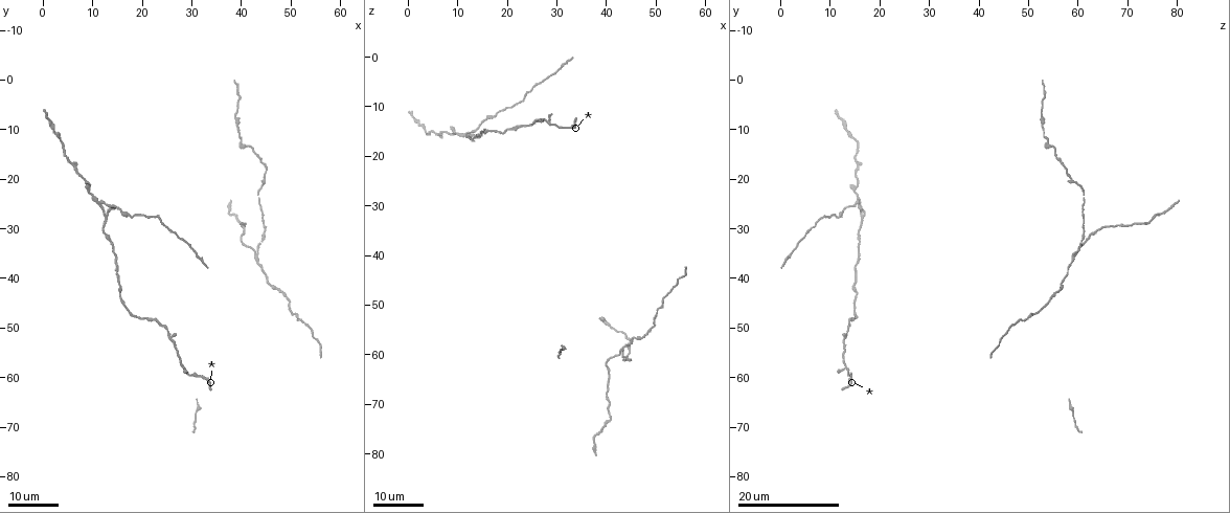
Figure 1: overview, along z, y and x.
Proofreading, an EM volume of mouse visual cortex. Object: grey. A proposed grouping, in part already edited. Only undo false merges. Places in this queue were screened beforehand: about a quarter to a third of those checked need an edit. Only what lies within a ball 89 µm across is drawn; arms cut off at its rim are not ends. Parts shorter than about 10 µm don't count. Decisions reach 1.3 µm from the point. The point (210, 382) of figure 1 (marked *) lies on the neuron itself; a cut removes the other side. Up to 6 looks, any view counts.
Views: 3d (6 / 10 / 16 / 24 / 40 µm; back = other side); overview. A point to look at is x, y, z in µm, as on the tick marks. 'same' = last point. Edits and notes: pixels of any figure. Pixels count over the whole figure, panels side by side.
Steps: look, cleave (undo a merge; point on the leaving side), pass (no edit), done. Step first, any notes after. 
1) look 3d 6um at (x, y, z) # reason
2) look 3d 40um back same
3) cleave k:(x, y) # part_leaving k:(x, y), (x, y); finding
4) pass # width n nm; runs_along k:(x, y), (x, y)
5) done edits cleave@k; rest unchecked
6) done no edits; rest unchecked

look 3d 24um at (11.0, 24.5, 15.5) # three-way junction

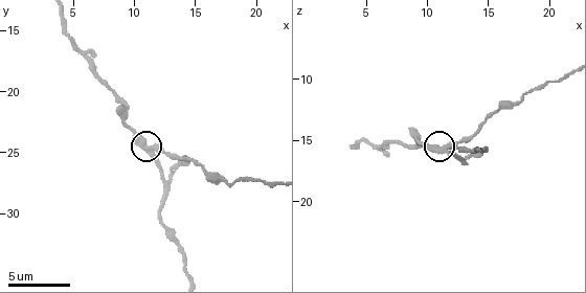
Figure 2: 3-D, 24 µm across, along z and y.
look 3d 6um at (11.4, 24.6, 15.4)

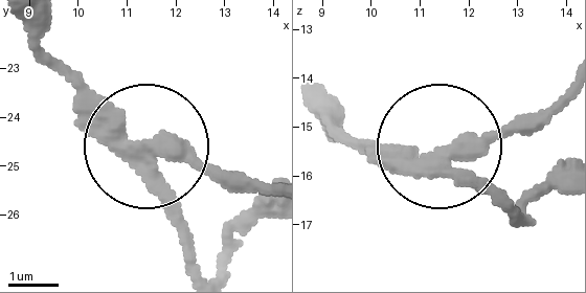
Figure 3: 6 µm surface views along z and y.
cleave 3:(205, 173) # side_arm 25 um; arms 3; two neurons meet here

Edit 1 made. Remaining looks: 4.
look overview

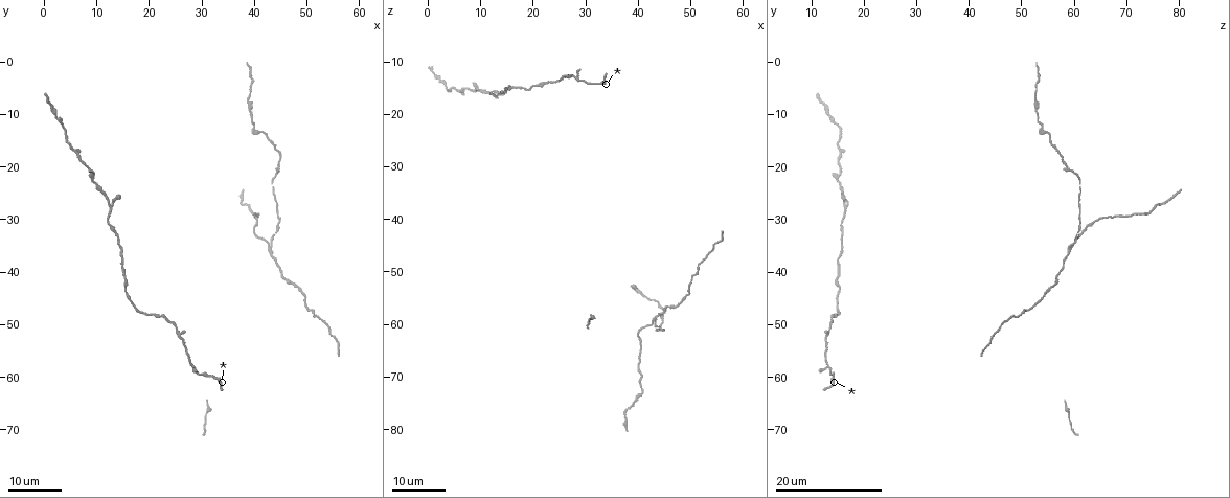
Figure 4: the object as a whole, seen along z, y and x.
look 3d 16um at (15.5, 43.5, 15.5) # sudden change in width

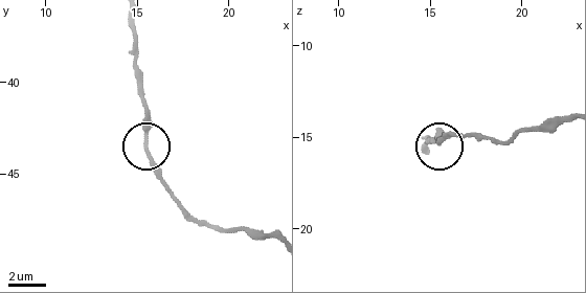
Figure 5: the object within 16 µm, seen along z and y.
look 3d 6um at (15.4, 43.5, 15.2)

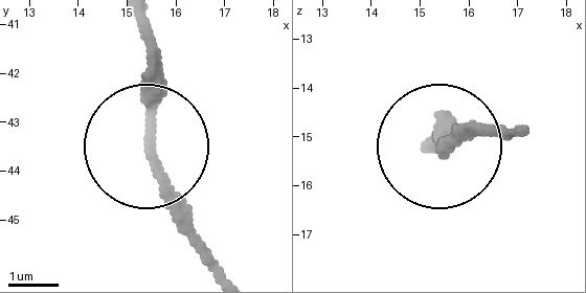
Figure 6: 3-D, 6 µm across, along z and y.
pass # one neuron here

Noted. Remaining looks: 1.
done edits cleave@3; rest unchecked

